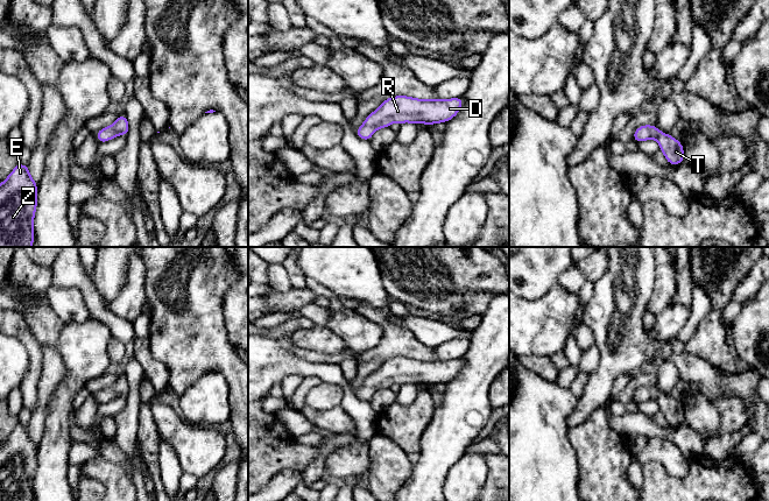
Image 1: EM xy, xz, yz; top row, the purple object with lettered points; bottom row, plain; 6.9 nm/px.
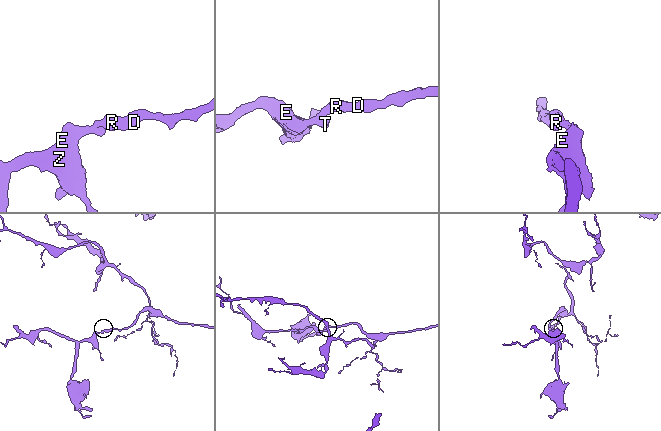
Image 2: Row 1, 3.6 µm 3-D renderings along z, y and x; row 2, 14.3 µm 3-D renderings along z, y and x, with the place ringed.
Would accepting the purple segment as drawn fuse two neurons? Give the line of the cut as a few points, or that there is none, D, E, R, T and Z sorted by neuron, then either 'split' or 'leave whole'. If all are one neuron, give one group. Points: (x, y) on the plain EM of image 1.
no cut | D E R T Z | leave whole

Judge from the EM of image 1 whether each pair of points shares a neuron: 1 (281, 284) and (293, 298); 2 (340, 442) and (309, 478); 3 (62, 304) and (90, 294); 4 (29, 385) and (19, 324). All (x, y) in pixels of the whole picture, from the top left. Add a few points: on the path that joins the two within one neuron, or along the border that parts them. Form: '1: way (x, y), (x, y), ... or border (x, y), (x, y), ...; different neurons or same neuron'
1: border (293, 288), (286, 291), (274, 291); different neurons
2: way (330, 446), (323, 453), (317, 467); same neuron
3: border (57, 287), (75, 286), (83, 296), (90, 317); different neurons
4: way (34, 369), (34, 348), (27, 339); same neuron

